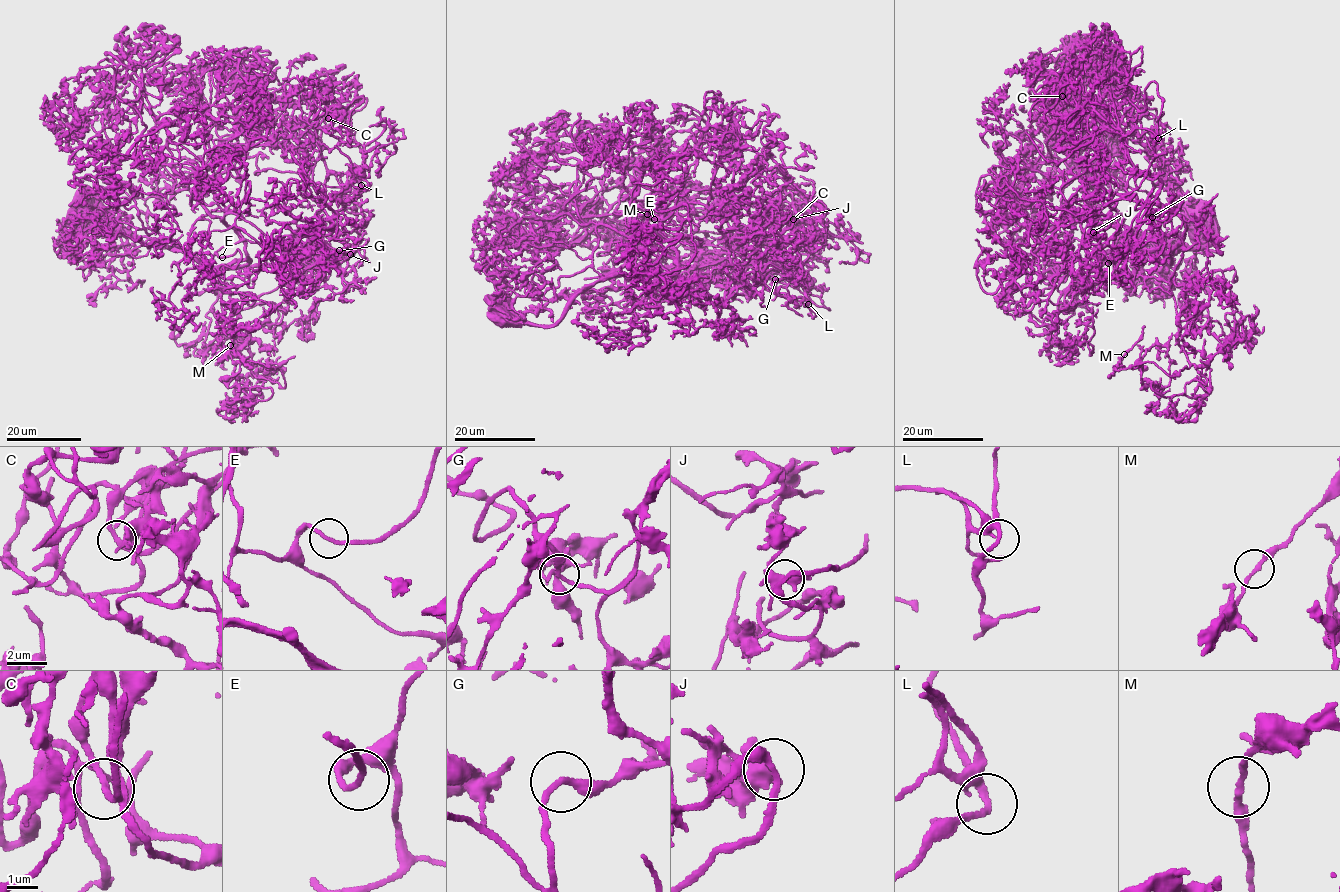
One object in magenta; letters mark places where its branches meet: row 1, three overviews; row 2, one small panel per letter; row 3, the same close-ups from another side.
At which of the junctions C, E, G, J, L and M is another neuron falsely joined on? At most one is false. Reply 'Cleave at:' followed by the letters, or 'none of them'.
Cleave at: none of them

